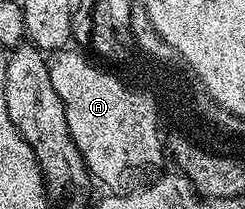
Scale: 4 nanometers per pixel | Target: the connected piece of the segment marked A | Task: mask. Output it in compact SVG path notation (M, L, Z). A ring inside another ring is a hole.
M64 48L61 50L54 51L50 55L49 61L47 63L47 68L49 70L49 80L53 80L53 89L57 92L57 96L61 96L63 101L63 107L65 108L65 120L69 120L69 132L71 133L72 140L77 144L77 148L81 152L83 157L83 162L87 165L90 177L92 179L100 178L105 185L108 186L108 191L111 192L127 192L132 188L138 187L139 182L147 173L150 172L154 166L159 166L165 162L165 141L164 135L161 133L161 110L157 105L156 99L152 97L151 94L144 92L142 89L134 90L131 86L126 86L119 78L114 78L107 70L102 70L99 66L94 66L89 59L83 54L78 54L77 51L71 50L72 48Z

